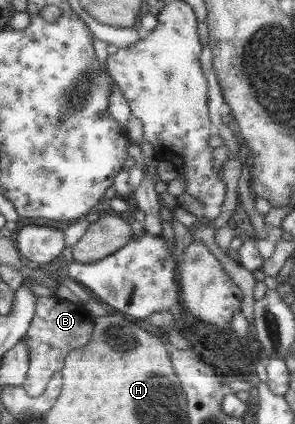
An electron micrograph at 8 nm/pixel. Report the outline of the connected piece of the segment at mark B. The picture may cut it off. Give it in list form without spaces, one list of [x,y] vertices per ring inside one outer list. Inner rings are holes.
[[[67,294],[41,296],[36,298],[34,318],[30,322],[27,334],[21,339],[27,341],[29,368],[22,387],[31,398],[41,396],[55,372],[63,368],[63,362],[71,350],[85,346],[91,340],[94,318],[87,310]]]

